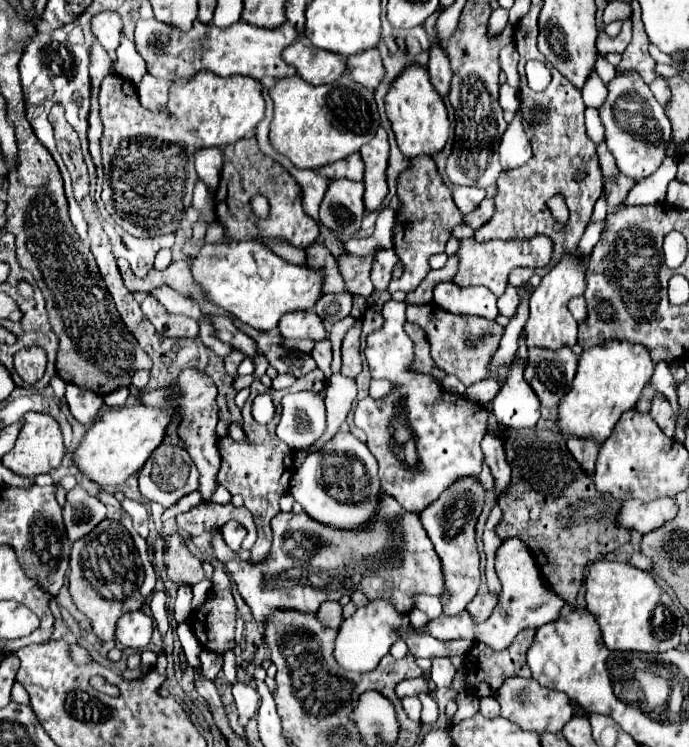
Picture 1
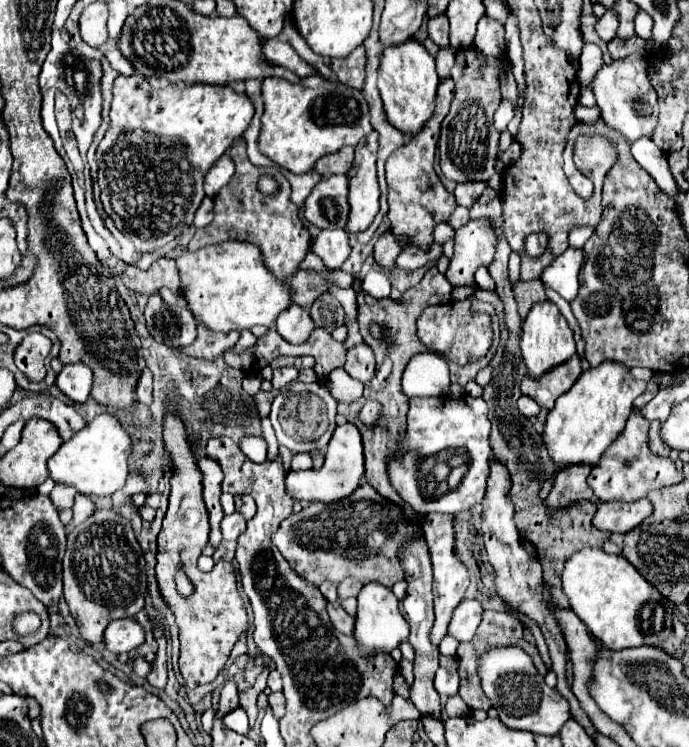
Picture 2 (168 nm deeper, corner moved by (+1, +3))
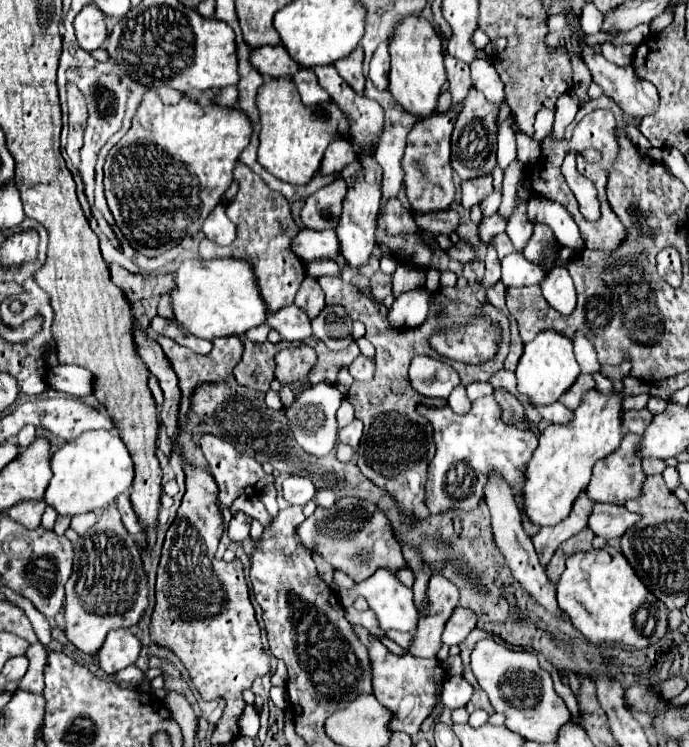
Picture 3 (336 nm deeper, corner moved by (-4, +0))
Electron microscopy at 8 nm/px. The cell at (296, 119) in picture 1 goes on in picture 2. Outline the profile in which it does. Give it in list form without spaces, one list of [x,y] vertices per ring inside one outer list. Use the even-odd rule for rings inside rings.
[[[319,74],[307,76],[299,84],[291,84],[283,78],[265,78],[261,96],[265,112],[257,140],[259,152],[293,174],[309,172],[325,154],[337,152],[347,144],[355,146],[373,130],[363,92],[341,82],[323,80]]]

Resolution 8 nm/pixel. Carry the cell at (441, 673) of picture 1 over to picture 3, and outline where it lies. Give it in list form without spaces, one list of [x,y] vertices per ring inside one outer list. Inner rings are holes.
[[[446,677],[444,685],[442,685],[442,703],[444,707],[456,709],[456,707],[464,707],[472,697],[472,685],[462,677]]]

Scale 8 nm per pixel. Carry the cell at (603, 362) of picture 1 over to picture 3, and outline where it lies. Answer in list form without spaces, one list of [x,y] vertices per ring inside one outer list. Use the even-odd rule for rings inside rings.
[[[626,379],[622,391],[602,393],[598,389],[590,389],[586,391],[580,407],[574,411],[574,417],[568,423],[550,423],[540,433],[538,449],[528,463],[526,483],[522,487],[526,515],[532,523],[556,525],[570,513],[574,499],[580,495],[582,489],[586,489],[590,481],[594,463],[620,447],[620,441],[624,437],[620,423],[620,415],[624,413],[624,397],[640,395],[646,391],[648,385],[638,379]]]

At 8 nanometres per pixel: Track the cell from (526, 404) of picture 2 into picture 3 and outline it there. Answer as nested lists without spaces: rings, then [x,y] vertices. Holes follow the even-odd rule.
[[[552,403],[548,407],[536,407],[536,411],[540,413],[542,419],[552,421],[552,423],[566,423],[568,419],[572,419],[572,411],[560,403]]]

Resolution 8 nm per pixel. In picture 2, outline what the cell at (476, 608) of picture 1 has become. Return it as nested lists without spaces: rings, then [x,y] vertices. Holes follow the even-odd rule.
[[[461,600],[453,612],[447,634],[457,640],[471,640],[471,636],[475,636],[477,626],[481,624],[481,614],[483,608],[477,600]]]

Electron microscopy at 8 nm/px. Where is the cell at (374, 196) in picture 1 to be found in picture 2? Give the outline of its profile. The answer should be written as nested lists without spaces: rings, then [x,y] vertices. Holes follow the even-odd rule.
[[[377,132],[365,136],[355,148],[355,162],[347,172],[349,178],[349,220],[345,232],[355,236],[367,230],[379,212],[379,184],[377,184]]]

